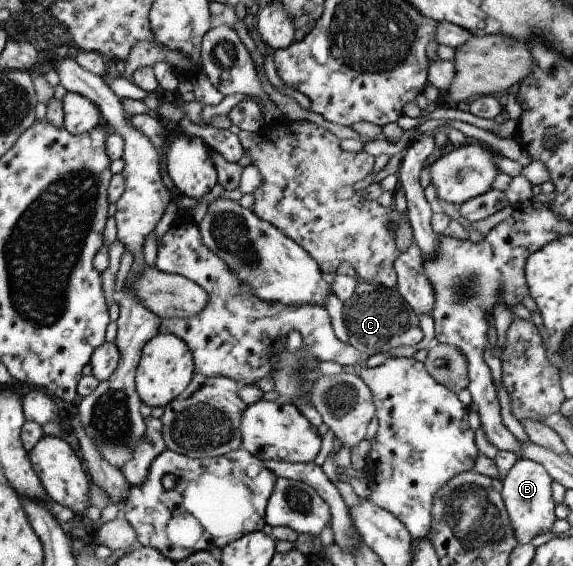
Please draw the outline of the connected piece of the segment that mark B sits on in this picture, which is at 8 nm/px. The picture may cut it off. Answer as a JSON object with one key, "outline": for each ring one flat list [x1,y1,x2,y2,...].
{"outline":[[520,458,508,470,508,473,501,479,501,500,504,502,508,514,510,531,518,545,528,544,530,539,552,532,554,516,554,501,550,496,551,477,548,472,535,461]]}

